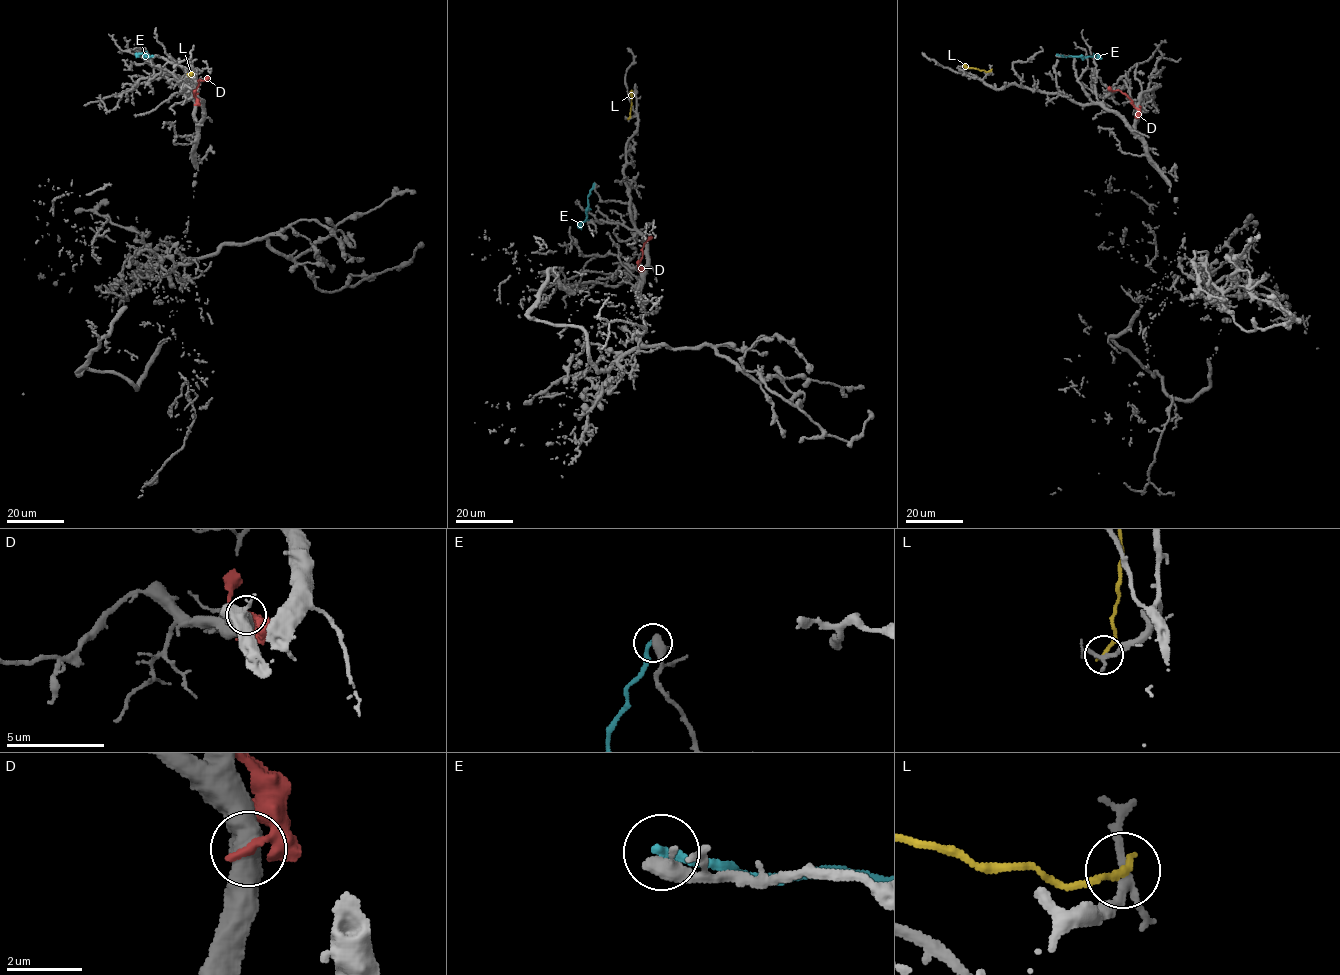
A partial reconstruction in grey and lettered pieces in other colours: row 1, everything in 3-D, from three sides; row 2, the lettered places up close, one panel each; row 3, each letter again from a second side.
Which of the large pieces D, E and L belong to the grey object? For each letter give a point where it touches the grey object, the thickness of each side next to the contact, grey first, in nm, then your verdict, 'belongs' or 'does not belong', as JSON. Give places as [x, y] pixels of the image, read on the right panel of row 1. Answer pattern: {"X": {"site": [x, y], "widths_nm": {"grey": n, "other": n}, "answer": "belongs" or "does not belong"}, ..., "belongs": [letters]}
{"D": {"site": [1135, 116], "widths_nm": {"grey": 800, "other": 300}, "answer": "does not belong"}, "E": {"site": [1057, 54], "widths_nm": {"grey": 500, "other": 240}, "answer": "does not belong"}, "L": {"site": [991, 70], "widths_nm": {"grey": 180, "other": 200}, "answer": "does not belong"}, "belongs": []}

